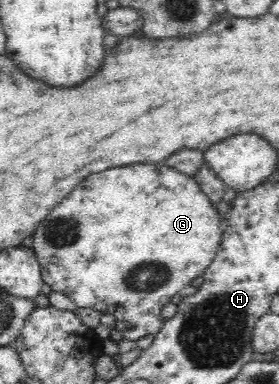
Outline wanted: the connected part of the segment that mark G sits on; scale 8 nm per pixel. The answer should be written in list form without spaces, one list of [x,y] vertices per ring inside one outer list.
[[[130,164],[110,168],[82,180],[34,232],[33,249],[42,267],[43,283],[60,292],[77,307],[114,314],[136,328],[134,340],[162,328],[162,306],[210,266],[218,252],[221,216],[192,176],[164,164]]]

